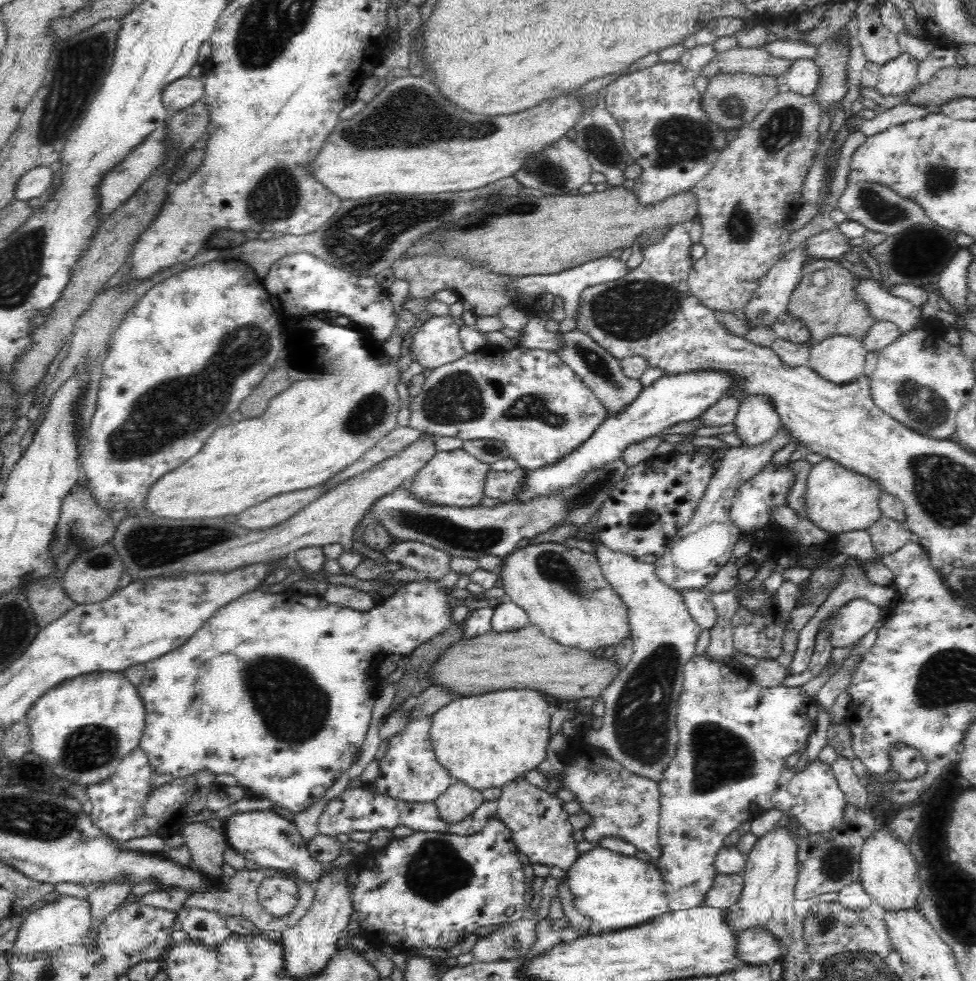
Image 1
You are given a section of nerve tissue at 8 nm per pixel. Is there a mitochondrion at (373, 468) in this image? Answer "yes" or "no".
no

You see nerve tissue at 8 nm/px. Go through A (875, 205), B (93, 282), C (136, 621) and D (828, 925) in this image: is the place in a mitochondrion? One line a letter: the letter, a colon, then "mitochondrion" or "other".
A: mitochondrion
B: other
C: other
D: mitochondrion

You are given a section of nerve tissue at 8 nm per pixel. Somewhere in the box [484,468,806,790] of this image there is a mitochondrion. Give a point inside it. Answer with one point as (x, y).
(641, 722)

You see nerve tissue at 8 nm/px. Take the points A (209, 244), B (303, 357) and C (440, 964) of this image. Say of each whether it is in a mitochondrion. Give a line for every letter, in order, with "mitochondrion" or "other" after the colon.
A: other
B: other
C: other

